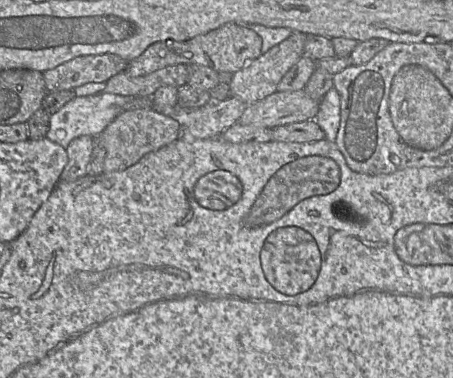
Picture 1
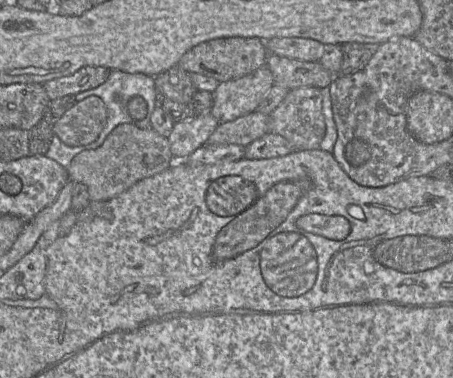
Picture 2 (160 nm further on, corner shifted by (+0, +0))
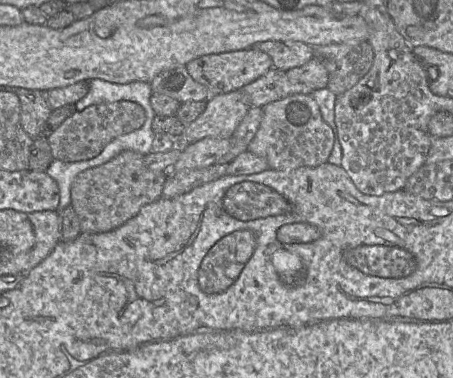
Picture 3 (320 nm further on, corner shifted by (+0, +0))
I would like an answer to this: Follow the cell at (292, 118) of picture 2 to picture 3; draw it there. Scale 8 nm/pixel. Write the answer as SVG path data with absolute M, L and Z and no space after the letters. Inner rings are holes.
M295 94L262 107L260 126L247 151L265 159L269 169L292 170L316 167L328 161L334 145L334 135L323 120L320 108L311 94Z

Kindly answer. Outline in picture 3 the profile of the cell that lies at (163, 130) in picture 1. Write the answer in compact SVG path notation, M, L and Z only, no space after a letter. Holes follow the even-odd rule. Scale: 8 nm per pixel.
M123 151L110 161L77 175L71 186L71 206L78 216L81 234L115 230L136 216L144 205L161 197L168 171L148 169L144 157L135 151Z

